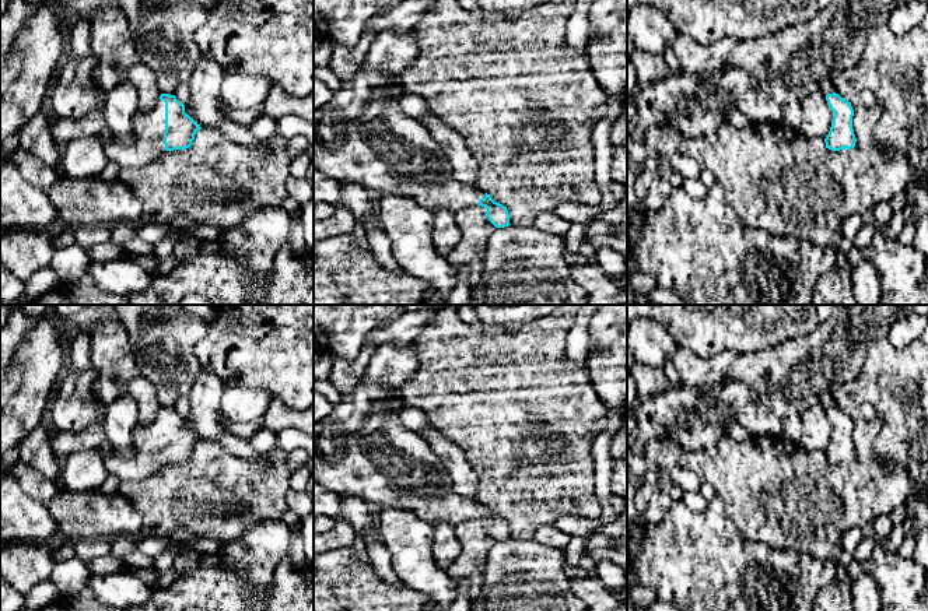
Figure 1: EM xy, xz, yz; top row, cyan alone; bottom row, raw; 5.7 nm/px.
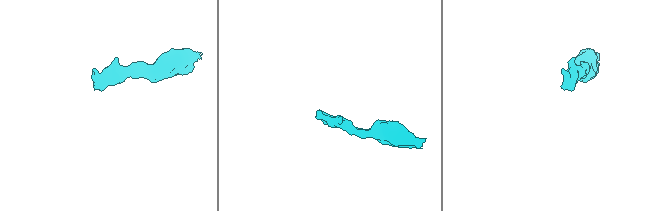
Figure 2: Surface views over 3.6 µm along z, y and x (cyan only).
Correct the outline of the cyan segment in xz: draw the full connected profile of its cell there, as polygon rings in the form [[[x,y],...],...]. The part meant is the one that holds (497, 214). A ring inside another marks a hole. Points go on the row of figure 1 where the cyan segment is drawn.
[[[361,69],[351,78],[342,81],[330,101],[314,113],[314,168],[343,185],[357,185],[378,194],[412,197],[431,211],[448,210],[455,214],[462,208],[481,206],[487,208],[486,215],[495,228],[511,225],[507,207],[494,201],[483,186],[463,186],[454,179],[452,168],[430,131],[402,110],[402,94],[402,84],[393,82],[384,71]]]

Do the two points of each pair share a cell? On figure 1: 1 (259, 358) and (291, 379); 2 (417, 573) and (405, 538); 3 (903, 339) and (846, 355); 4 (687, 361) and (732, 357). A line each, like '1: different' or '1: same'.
1: same
2: same
3: different
4: same

